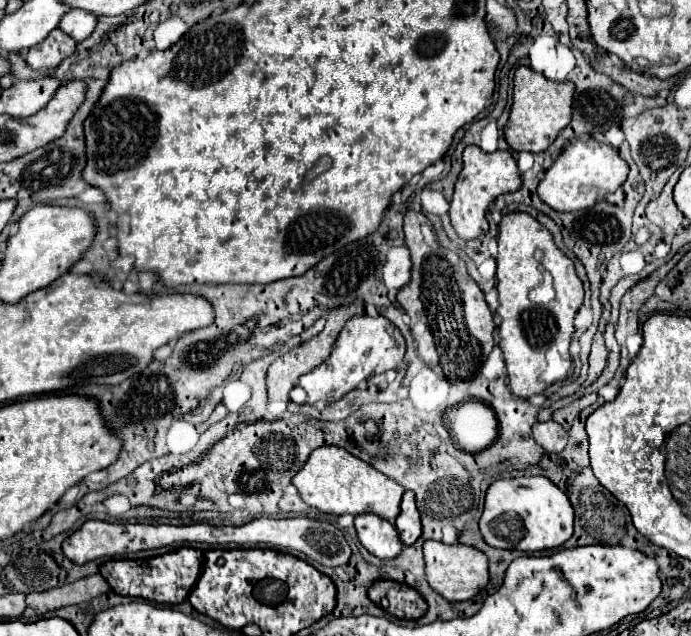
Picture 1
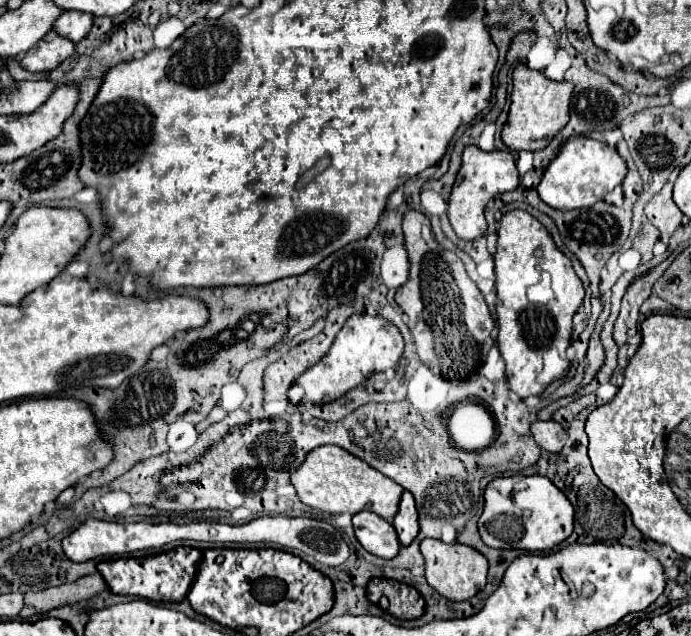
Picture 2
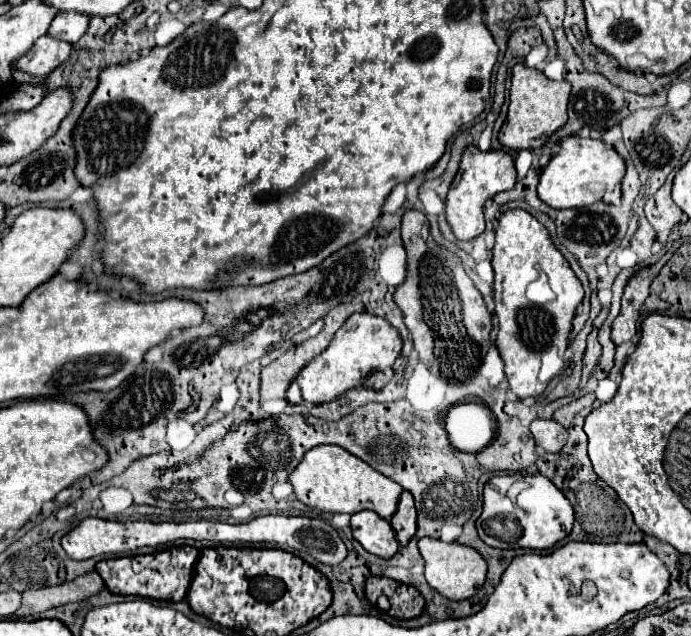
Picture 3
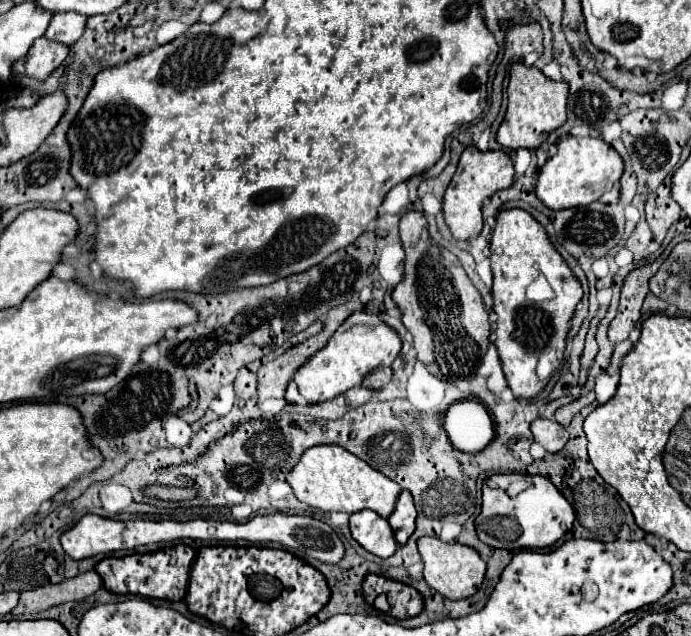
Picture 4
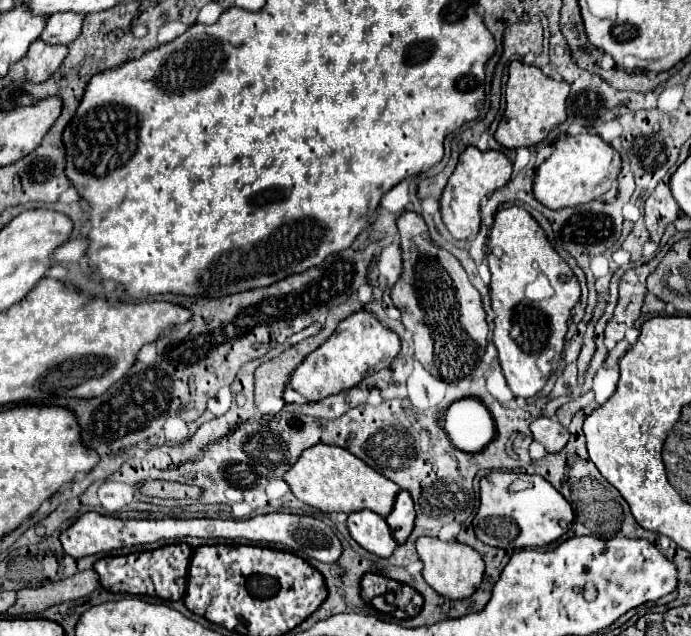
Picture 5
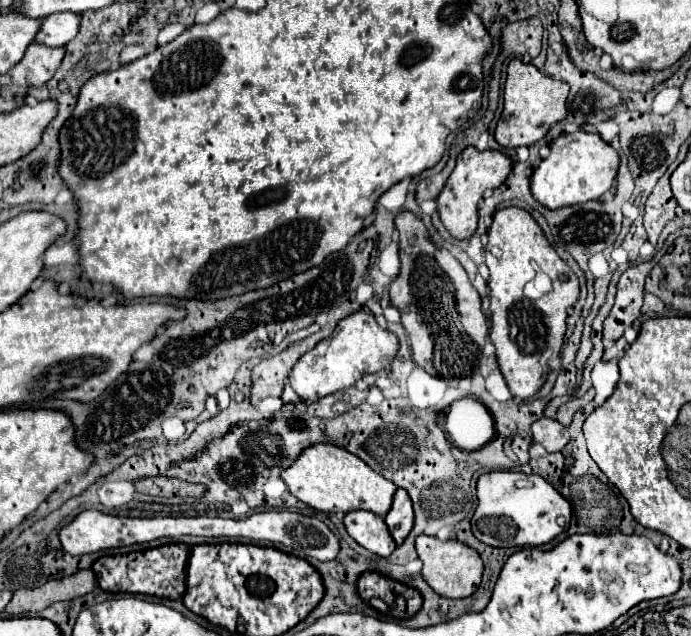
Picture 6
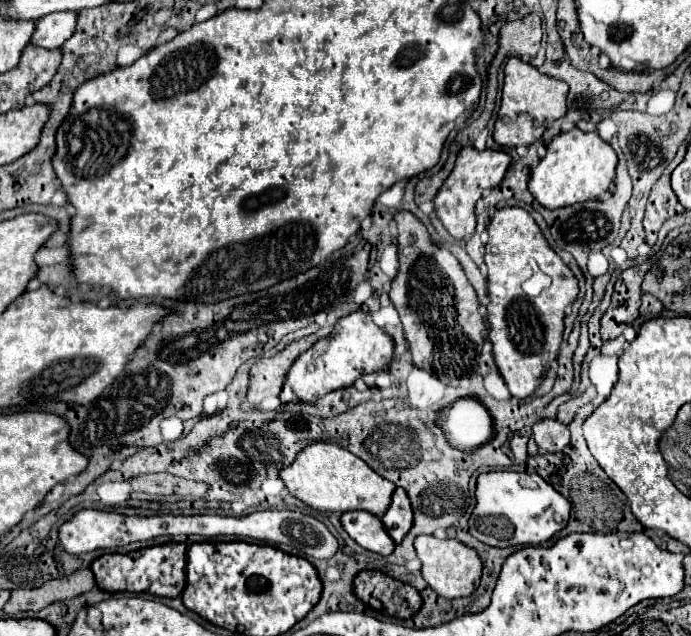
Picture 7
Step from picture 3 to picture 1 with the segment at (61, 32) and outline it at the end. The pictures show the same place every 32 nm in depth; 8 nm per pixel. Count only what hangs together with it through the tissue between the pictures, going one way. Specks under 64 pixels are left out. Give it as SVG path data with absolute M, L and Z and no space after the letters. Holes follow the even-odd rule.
M78 8L72 12L64 14L64 20L60 20L60 30L64 34L68 34L70 38L74 38L76 42L86 40L90 36L90 32L96 26L96 14L92 12L80 12Z

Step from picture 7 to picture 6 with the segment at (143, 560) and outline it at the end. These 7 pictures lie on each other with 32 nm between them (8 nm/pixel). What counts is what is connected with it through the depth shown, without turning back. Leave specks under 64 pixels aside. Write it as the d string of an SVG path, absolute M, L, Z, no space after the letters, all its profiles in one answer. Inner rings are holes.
M166 544L142 552L130 554L106 554L92 564L98 586L106 592L128 592L128 594L150 594L158 598L180 598L186 588L186 564L190 548L186 544Z

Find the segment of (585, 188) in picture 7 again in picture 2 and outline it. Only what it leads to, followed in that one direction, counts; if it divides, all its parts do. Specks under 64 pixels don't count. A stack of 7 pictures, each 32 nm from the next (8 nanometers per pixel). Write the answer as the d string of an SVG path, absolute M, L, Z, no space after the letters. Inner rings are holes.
M576 136L576 138L568 138L560 146L560 152L544 170L542 180L538 184L538 194L548 206L556 210L588 208L598 200L602 200L606 192L622 184L626 172L628 172L626 162L618 156L616 148L610 148L608 144L592 138Z

